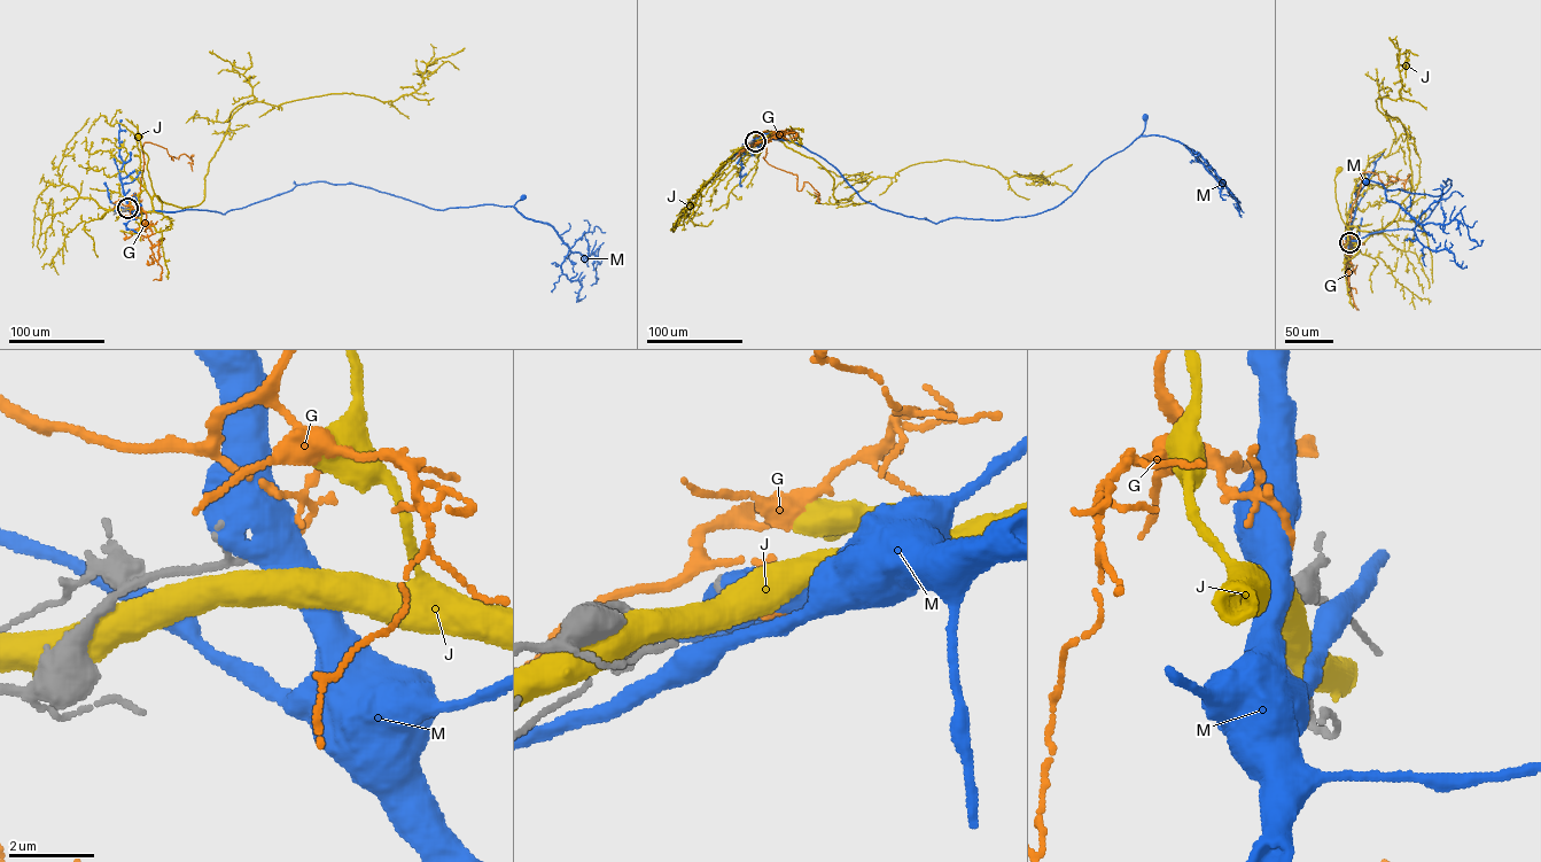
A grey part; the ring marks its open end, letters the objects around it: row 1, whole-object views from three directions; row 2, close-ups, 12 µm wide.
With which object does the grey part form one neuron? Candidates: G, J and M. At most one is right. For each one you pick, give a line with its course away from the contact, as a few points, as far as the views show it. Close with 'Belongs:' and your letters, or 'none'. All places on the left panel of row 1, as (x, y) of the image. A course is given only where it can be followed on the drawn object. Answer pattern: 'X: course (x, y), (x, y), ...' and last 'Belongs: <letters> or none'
G: course (127, 208), (131, 195), (140, 191), (145, 142), (165, 148), (172, 161), (185, 154), (193, 160), (187, 163)
Belongs: G

